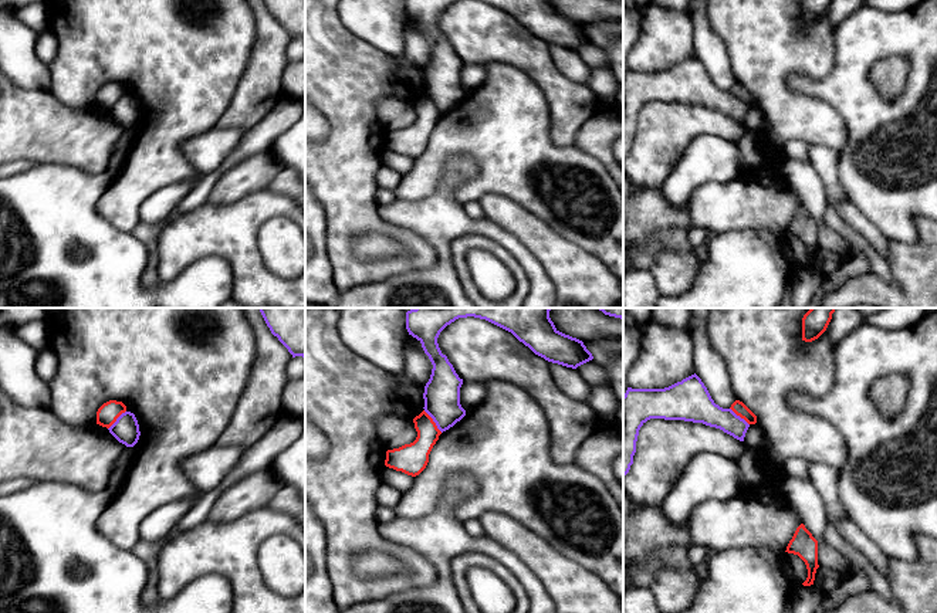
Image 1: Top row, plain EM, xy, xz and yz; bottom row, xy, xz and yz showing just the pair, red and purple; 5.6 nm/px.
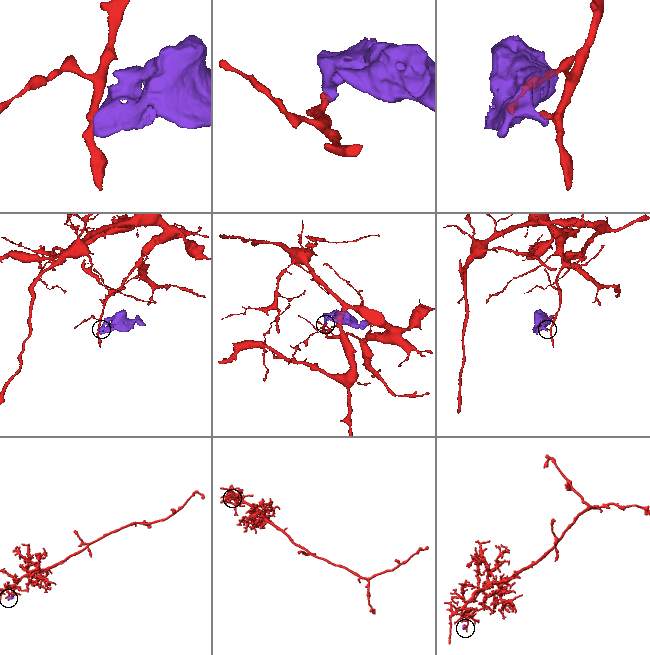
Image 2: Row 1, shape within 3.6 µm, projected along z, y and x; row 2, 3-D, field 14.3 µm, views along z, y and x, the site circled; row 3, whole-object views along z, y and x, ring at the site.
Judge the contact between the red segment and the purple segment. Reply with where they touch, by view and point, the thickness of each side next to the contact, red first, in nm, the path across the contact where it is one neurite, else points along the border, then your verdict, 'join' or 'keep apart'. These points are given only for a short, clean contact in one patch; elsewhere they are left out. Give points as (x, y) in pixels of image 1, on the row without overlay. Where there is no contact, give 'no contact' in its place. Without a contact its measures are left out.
meets red in xz at (433, 104); 180 nm thick on the red side, 200 nm on the other; border along xz (423, 92), (442, 114); keep apart

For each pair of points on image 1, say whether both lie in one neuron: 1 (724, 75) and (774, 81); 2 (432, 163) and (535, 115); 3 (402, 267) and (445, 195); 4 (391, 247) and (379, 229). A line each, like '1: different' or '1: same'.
1: different
2: same
3: different
4: different

